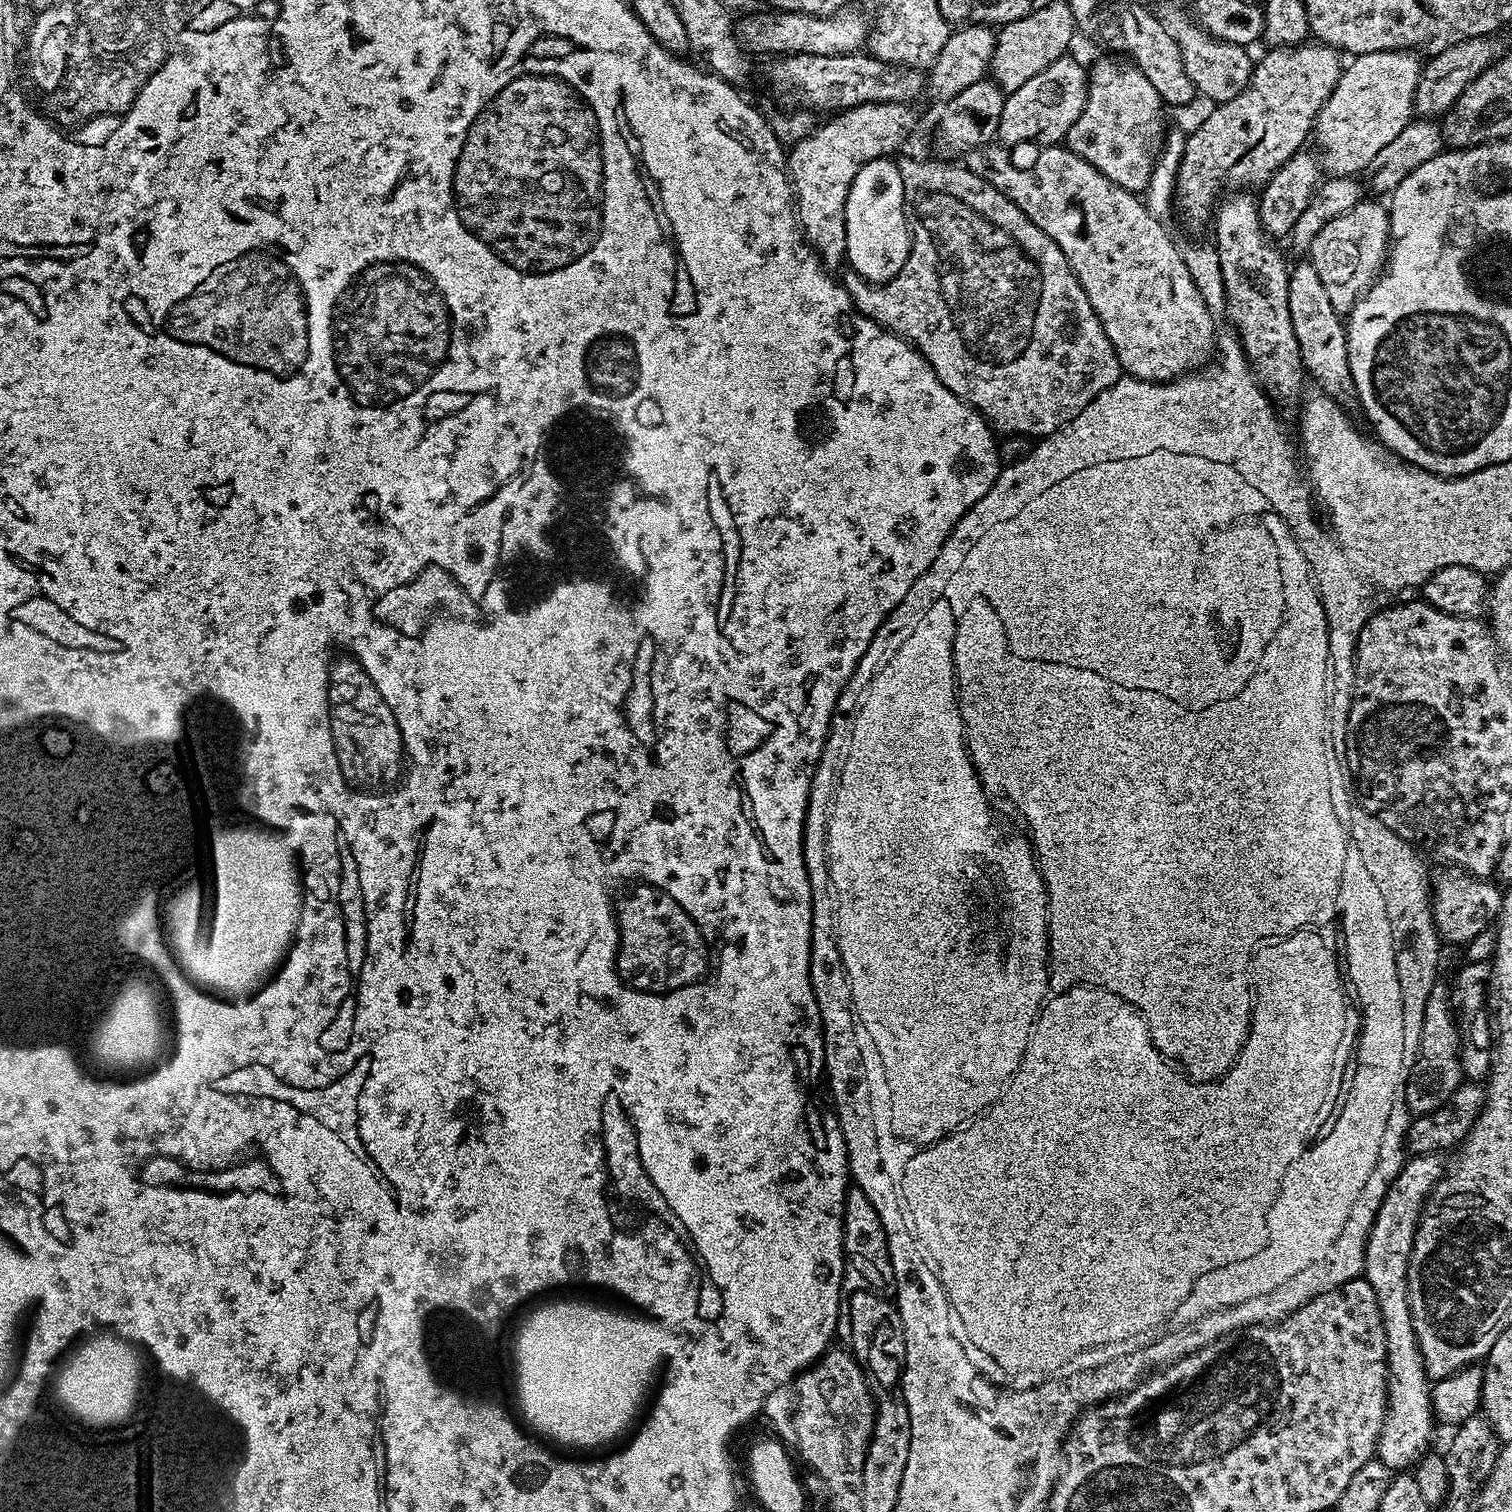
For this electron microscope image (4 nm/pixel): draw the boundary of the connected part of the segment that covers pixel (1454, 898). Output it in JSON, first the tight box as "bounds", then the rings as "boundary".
{"bounds":[1431,870,1504,946],"boundary":[[[1444,870],[1434,880],[1431,889],[1433,921],[1440,933],[1441,941],[1466,946],[1478,934],[1489,931],[1499,917],[1500,907],[1504,901],[1501,889],[1496,889],[1492,882],[1481,882],[1477,877],[1461,874],[1456,870]]]}

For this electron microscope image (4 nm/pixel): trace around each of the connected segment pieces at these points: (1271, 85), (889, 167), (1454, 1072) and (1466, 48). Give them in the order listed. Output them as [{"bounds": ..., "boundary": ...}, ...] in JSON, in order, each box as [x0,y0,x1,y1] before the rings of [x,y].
[{"bounds":[1175,42,1342,224],"boundary":[[[1305,42],[1295,48],[1272,48],[1268,50],[1261,60],[1257,59],[1255,61],[1254,67],[1252,69],[1252,77],[1248,83],[1248,87],[1242,90],[1242,94],[1238,94],[1238,98],[1230,98],[1230,102],[1225,104],[1216,104],[1213,107],[1213,112],[1197,126],[1196,129],[1191,133],[1187,133],[1184,142],[1184,153],[1180,159],[1180,169],[1176,175],[1176,194],[1175,199],[1178,204],[1184,207],[1184,212],[1188,215],[1188,220],[1192,224],[1204,224],[1213,219],[1214,216],[1214,205],[1221,199],[1222,193],[1225,191],[1224,183],[1227,180],[1233,180],[1236,186],[1241,189],[1248,190],[1251,189],[1251,184],[1257,184],[1257,186],[1263,186],[1268,183],[1268,180],[1272,176],[1273,172],[1277,172],[1282,165],[1287,162],[1292,155],[1296,152],[1301,151],[1305,147],[1304,144],[1313,135],[1314,129],[1316,127],[1316,116],[1322,110],[1322,106],[1330,98],[1330,94],[1334,90],[1334,86],[1340,78],[1340,73],[1342,71],[1342,60],[1340,64],[1340,59],[1342,59],[1341,53],[1335,48],[1329,48],[1319,42]]]},{"bounds":[845,157,912,284],"boundary":[[[889,157],[871,159],[859,168],[846,198],[845,261],[869,284],[884,284],[897,276],[912,248],[904,204],[905,182],[899,163]]]},{"bounds":[1404,982,1462,1116],"boundary":[[[1437,982],[1430,990],[1430,998],[1426,1000],[1426,1014],[1422,1034],[1420,1035],[1420,1051],[1416,1054],[1416,1061],[1404,1081],[1404,1101],[1409,1113],[1416,1116],[1427,1116],[1428,1113],[1438,1110],[1451,1098],[1454,1090],[1462,1082],[1462,1065],[1460,1050],[1462,1035],[1456,1029],[1456,1016],[1452,1013],[1454,996],[1448,993],[1444,982]]]},{"bounds":[1412,36,1497,118],"boundary":[[[1479,36],[1458,42],[1446,50],[1429,55],[1422,64],[1418,86],[1414,94],[1412,107],[1415,115],[1420,118],[1440,118],[1454,106],[1454,102],[1497,59],[1495,39]]]}]

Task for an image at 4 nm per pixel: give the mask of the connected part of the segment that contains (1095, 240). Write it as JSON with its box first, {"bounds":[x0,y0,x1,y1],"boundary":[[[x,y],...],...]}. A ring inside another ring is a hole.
{"bounds":[962,142,1218,382],"boundary":[[[996,142],[983,144],[963,153],[962,164],[963,167],[969,168],[974,174],[978,174],[978,178],[990,182],[999,192],[1006,194],[1010,198],[1010,202],[1014,202],[1014,206],[1018,206],[1018,210],[1022,210],[1022,214],[1026,214],[1026,218],[1030,218],[1030,222],[1034,222],[1034,226],[1038,226],[1038,230],[1042,230],[1042,234],[1046,234],[1046,238],[1054,238],[1054,242],[1058,242],[1058,250],[1062,250],[1062,254],[1066,254],[1066,262],[1070,262],[1082,290],[1086,290],[1086,298],[1090,298],[1090,306],[1094,306],[1094,314],[1098,314],[1098,318],[1102,322],[1102,328],[1106,330],[1106,338],[1110,338],[1110,342],[1118,354],[1121,369],[1136,380],[1167,382],[1207,365],[1213,359],[1218,348],[1216,320],[1212,317],[1215,315],[1213,309],[1209,308],[1208,303],[1202,298],[1198,286],[1194,286],[1194,278],[1190,278],[1190,270],[1184,261],[1184,252],[1181,249],[1176,249],[1171,234],[1160,225],[1163,224],[1161,217],[1155,215],[1137,193],[1127,192],[1122,186],[1110,182],[1110,178],[1106,178],[1098,169],[1090,166],[1090,162],[1086,162],[1066,146],[1041,147],[1037,151],[1040,153],[1037,154],[1036,161],[1029,168],[1015,168],[1012,165],[1011,158],[1008,157],[1008,152],[1007,147]]]}

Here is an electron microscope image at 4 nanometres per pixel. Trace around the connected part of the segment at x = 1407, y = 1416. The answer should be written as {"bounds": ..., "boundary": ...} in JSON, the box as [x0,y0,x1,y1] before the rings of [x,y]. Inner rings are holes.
{"bounds":[1362,1155,1446,1462],"boundary":[[[1439,1155],[1412,1156],[1405,1159],[1396,1176],[1396,1181],[1388,1188],[1384,1201],[1372,1223],[1366,1242],[1362,1276],[1374,1286],[1378,1294],[1378,1306],[1382,1310],[1382,1322],[1386,1330],[1386,1350],[1388,1351],[1388,1415],[1376,1443],[1376,1456],[1385,1462],[1392,1462],[1395,1456],[1409,1456],[1415,1462],[1429,1451],[1432,1440],[1432,1394],[1430,1377],[1424,1370],[1424,1359],[1414,1334],[1414,1324],[1410,1318],[1408,1302],[1408,1263],[1414,1246],[1414,1234],[1424,1212],[1429,1194],[1446,1171]]]}

